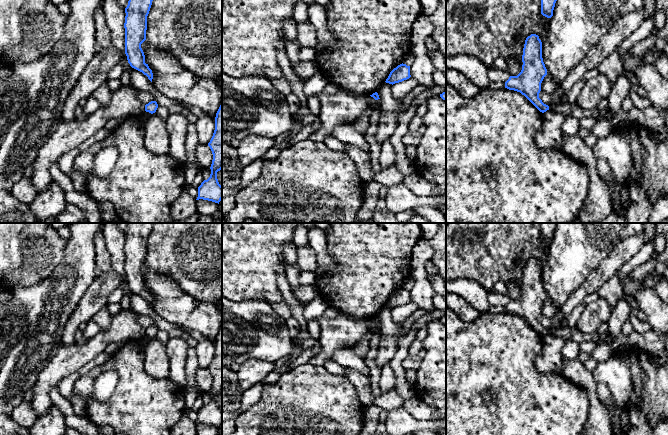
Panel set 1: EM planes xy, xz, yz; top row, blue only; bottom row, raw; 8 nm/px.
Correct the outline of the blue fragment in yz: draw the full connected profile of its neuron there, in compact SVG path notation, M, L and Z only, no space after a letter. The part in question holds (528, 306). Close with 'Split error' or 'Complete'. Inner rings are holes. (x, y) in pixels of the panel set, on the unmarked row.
M531 258L525 264L522 279L522 294L517 300L510 300L505 306L505 312L520 316L540 336L549 334L539 322L541 307L547 299L547 293L542 282L542 266L539 260Z. Complete

